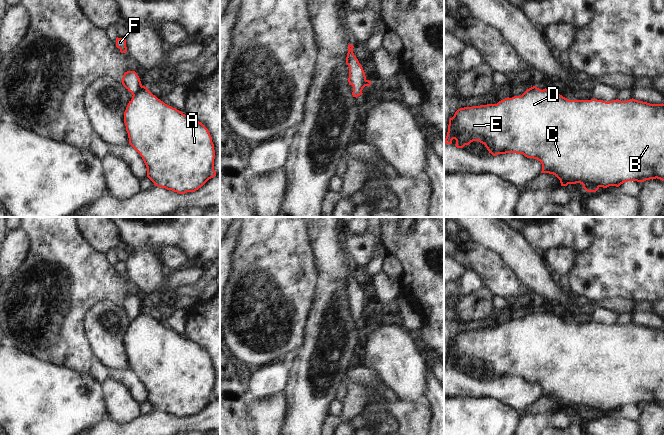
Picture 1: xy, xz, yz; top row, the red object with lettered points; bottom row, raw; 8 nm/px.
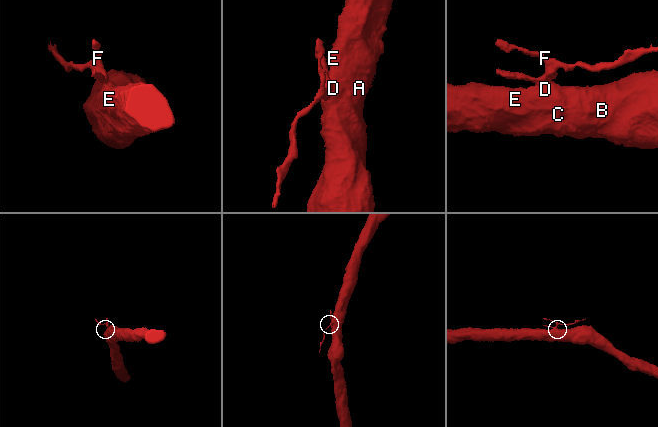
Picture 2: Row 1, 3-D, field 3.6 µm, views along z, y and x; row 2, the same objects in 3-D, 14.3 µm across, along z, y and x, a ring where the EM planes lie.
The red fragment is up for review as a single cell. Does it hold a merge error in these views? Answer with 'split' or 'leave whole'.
split

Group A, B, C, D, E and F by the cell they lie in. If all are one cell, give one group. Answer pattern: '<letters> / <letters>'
A B C D E / F

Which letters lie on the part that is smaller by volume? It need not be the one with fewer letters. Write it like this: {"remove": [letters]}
{"remove": ["F"]}

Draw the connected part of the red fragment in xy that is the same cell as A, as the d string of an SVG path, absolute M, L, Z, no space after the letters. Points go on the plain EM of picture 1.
M147 311L132 320L124 336L124 347L129 368L140 378L146 391L147 401L155 410L172 414L179 418L195 416L209 403L216 400L214 394L215 374L208 353L198 344L183 338L153 319Z

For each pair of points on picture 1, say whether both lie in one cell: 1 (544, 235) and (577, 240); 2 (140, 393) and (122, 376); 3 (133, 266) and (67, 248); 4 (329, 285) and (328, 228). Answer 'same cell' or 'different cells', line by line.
1: same cell
2: same cell
3: different cells
4: same cell

